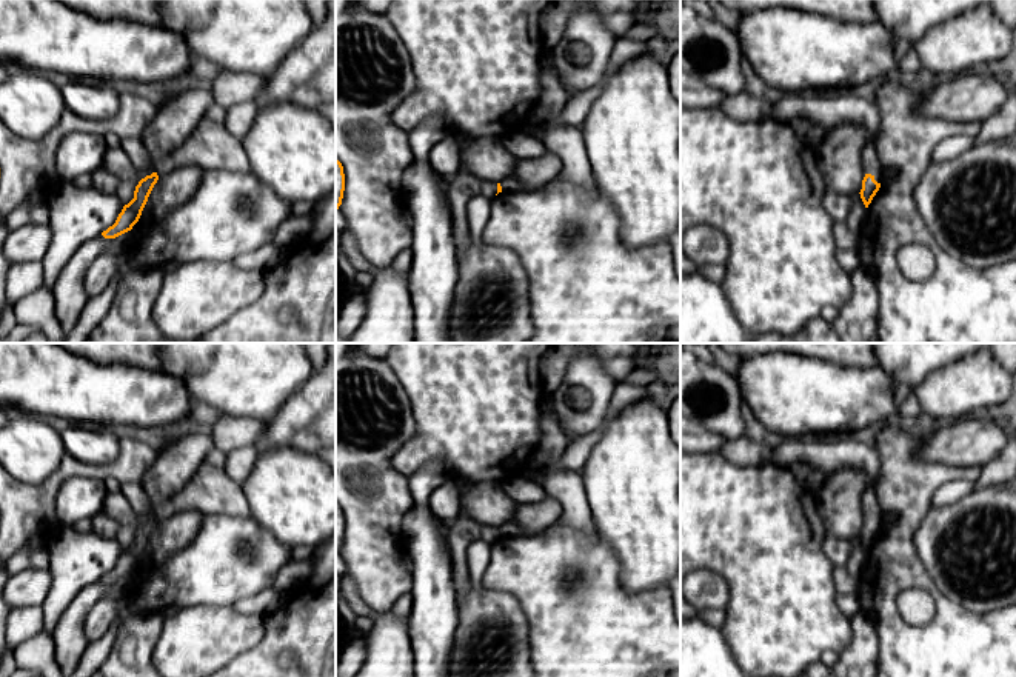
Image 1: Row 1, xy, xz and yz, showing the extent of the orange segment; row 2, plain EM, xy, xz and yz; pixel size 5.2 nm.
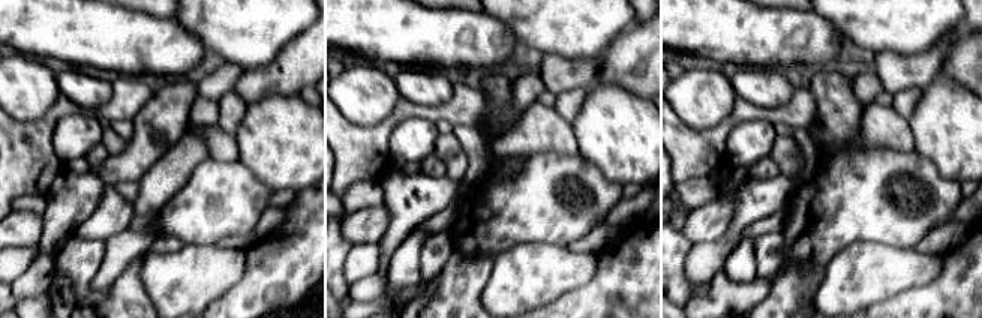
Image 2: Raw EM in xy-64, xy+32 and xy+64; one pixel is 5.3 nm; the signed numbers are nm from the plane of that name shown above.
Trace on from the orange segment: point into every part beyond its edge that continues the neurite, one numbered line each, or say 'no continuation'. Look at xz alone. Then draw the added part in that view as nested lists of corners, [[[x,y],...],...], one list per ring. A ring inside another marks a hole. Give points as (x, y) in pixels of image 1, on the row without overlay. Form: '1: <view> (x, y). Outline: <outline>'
no continuation

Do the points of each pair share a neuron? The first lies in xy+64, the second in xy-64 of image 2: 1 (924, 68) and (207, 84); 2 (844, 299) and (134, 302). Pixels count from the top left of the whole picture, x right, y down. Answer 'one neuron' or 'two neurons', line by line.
1: one neuron
2: two neurons

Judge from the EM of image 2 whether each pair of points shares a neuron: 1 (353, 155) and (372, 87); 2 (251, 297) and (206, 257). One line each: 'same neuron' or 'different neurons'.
1: different neurons
2: different neurons

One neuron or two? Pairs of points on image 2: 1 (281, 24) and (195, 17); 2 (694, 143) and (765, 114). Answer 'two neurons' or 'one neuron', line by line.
1: one neuron
2: one neuron

